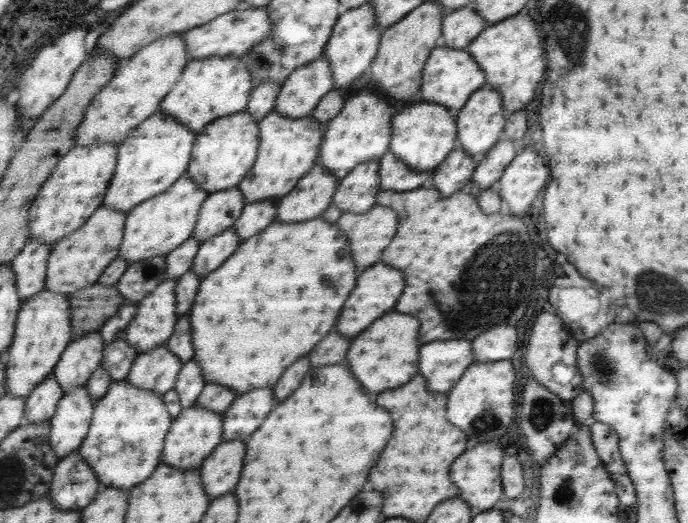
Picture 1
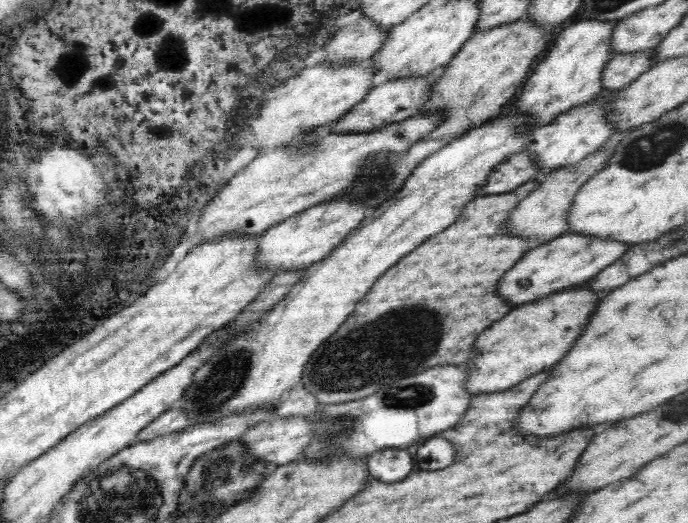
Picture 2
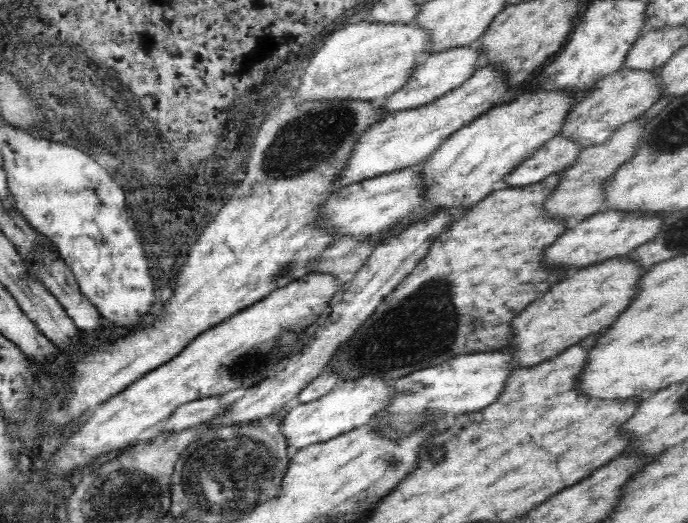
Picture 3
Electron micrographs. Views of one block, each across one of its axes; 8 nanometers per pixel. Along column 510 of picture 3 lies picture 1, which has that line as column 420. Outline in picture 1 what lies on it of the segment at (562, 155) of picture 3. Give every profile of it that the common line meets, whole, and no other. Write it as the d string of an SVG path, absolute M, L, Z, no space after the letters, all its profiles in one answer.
M390 149L379 159L379 177L382 189L396 192L414 190L421 187L424 182L432 180L430 172L414 172Z

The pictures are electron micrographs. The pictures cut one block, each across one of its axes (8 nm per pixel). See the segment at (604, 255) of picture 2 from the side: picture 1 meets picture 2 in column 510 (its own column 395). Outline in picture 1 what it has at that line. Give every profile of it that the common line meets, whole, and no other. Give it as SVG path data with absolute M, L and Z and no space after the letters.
M378 262L378 264L370 266L368 270L364 270L358 276L356 288L352 290L352 294L348 296L348 300L342 308L342 314L338 318L338 332L345 337L354 338L358 333L367 329L376 318L380 318L384 312L394 308L394 304L398 302L398 298L402 294L402 288L404 288L404 276L398 270L386 266L384 262Z

